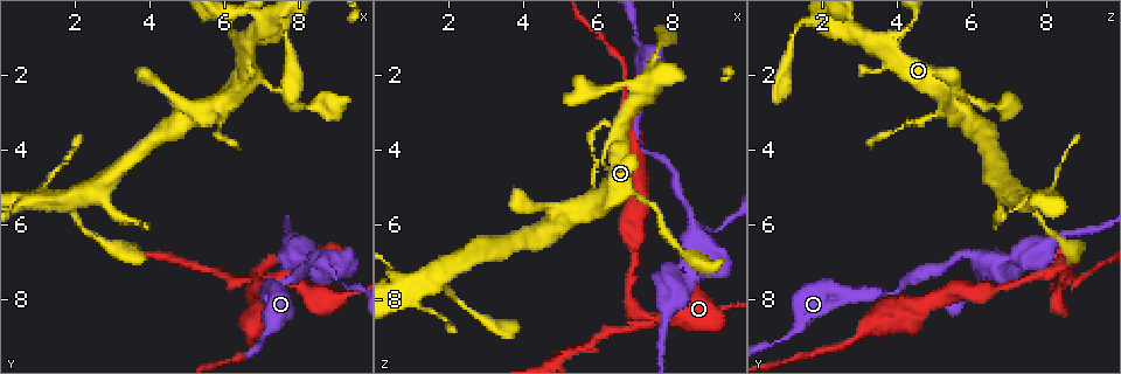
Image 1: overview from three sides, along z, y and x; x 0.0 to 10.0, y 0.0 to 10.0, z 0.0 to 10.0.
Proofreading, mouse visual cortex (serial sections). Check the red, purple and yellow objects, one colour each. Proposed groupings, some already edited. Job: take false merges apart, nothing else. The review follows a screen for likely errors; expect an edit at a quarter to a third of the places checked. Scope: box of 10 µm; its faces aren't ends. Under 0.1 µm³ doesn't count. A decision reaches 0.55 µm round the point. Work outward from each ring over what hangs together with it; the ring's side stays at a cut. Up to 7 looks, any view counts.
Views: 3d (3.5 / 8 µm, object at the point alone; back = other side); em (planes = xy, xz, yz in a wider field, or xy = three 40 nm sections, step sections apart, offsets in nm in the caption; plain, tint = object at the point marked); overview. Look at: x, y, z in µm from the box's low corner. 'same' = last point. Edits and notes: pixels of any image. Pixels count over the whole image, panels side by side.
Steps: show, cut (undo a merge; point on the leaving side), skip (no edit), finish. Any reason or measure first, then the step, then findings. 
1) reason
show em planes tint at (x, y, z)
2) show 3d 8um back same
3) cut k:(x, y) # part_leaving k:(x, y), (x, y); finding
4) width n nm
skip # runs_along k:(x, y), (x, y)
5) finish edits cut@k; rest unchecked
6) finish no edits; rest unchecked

small branch off a trunk
show 3d 3.5um at (8.60, 7.00, 6.40)

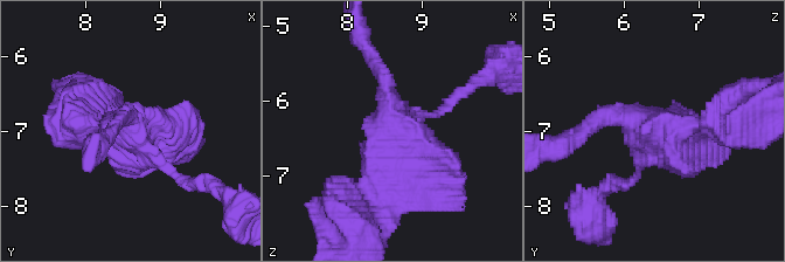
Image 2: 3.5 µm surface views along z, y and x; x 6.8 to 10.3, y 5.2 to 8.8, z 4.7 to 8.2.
now the EM
show em xy step 5 tint at (8.65, 7.00, 6.45)

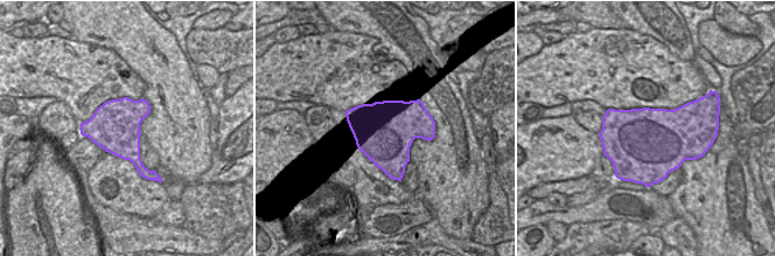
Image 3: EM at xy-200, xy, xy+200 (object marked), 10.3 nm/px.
skip # runs_along 2:(382, 81), (394, 144), (347, 213); one cell here

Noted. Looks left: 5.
a narrow waist
show 3d 8um at (7.80, 7.25, 8.55)

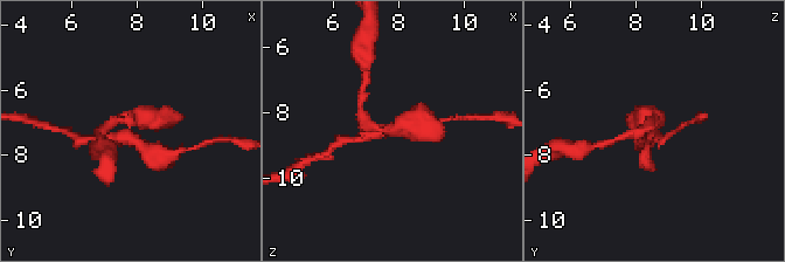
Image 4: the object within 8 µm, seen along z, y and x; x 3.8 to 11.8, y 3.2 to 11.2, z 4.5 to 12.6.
arms 4; arm_widths 200, 200, 250, 600 nm
show em xy step 5 tint same

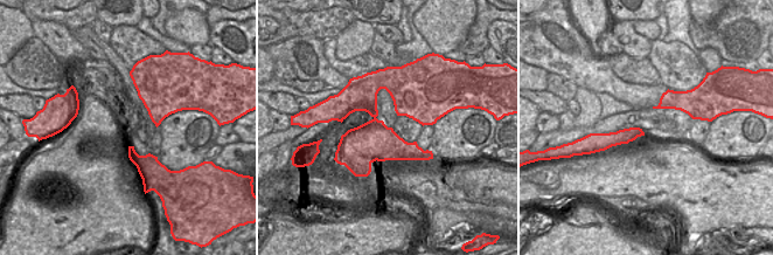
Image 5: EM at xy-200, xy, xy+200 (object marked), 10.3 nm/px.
cut 4:(137, 143) # part_leaving 4:(130, 130), (138, 144), (160, 163); a second cell is stuck on

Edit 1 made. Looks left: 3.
finish edits cut@4; rest unchecked

